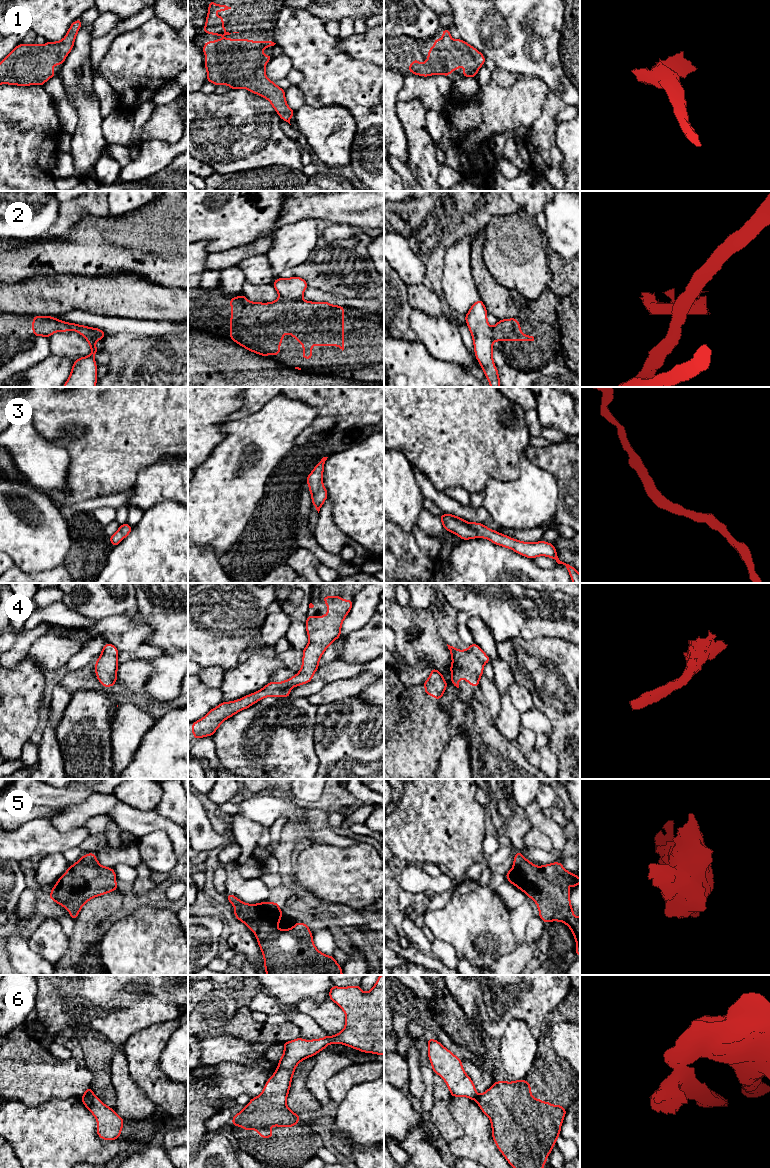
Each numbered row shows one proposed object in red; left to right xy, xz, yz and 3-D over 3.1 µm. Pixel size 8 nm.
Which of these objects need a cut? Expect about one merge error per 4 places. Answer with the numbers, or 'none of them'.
2, 6

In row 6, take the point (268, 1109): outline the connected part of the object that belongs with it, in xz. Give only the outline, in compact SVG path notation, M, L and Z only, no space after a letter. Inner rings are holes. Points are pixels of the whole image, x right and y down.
M296 1066L277 1068L257 1097L233 1116L232 1125L243 1130L257 1130L259 1137L271 1138L271 1126L293 1127L301 1116L287 1107L286 1100Z

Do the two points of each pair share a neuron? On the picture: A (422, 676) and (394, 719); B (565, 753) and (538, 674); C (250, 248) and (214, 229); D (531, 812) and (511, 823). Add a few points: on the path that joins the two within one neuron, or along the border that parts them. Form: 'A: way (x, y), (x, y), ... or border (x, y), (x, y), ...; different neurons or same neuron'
A: border (436, 670), (412, 686), (398, 677); different neurons
B: way (564, 733), (564, 702), (557, 694); same neuron
C: border (265, 234), (227, 250); different neurons
D: border (523, 808), (527, 821), (531, 826); different neurons

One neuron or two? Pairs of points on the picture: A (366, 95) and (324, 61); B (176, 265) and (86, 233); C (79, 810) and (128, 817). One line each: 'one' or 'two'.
A: one
B: one
C: two

